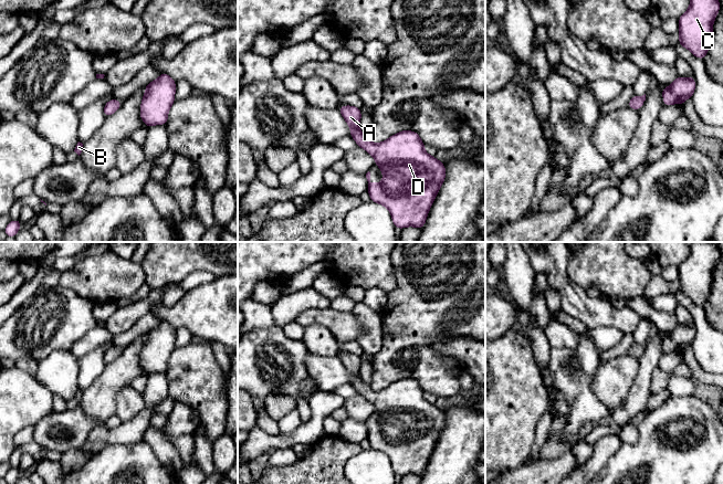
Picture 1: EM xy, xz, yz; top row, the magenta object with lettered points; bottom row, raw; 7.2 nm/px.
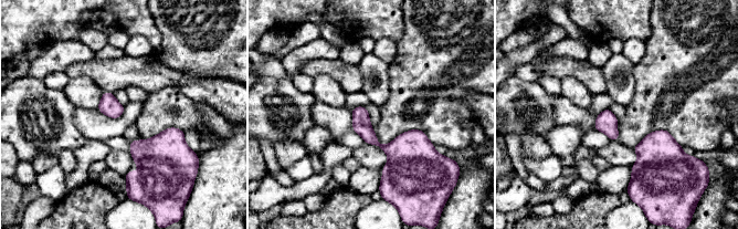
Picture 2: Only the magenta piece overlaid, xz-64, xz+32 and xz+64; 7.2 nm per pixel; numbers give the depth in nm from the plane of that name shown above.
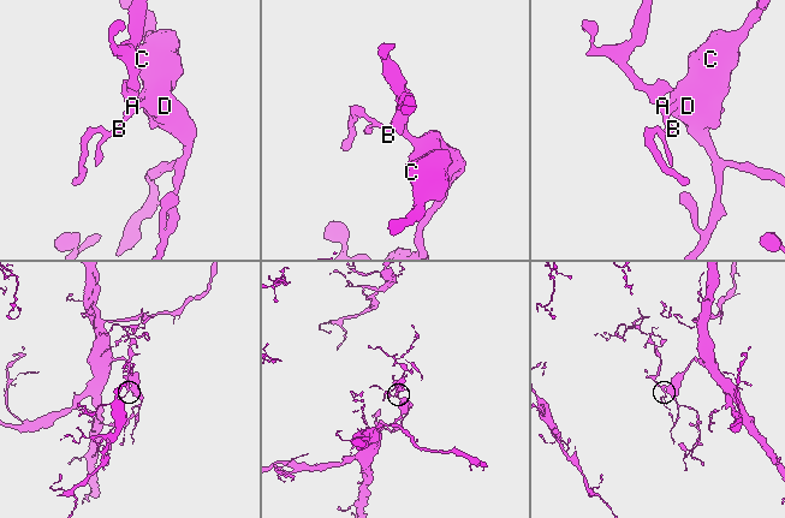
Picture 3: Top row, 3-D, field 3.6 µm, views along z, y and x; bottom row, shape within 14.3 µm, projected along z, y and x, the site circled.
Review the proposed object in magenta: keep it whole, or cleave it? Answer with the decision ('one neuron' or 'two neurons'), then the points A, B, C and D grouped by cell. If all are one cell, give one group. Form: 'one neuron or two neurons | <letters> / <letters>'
one neuron | A B C D

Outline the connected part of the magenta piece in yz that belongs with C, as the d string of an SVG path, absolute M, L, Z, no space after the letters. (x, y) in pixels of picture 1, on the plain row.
M692 242L690 254L678 265L678 292L704 308L711 292L713 270L719 259L717 242Z

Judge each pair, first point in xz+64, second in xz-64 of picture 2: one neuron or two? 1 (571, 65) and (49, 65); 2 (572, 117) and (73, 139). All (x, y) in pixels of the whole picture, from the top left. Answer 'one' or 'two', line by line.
1: two
2: two

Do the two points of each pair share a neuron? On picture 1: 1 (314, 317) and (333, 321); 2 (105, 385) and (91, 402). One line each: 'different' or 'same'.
1: same
2: same

